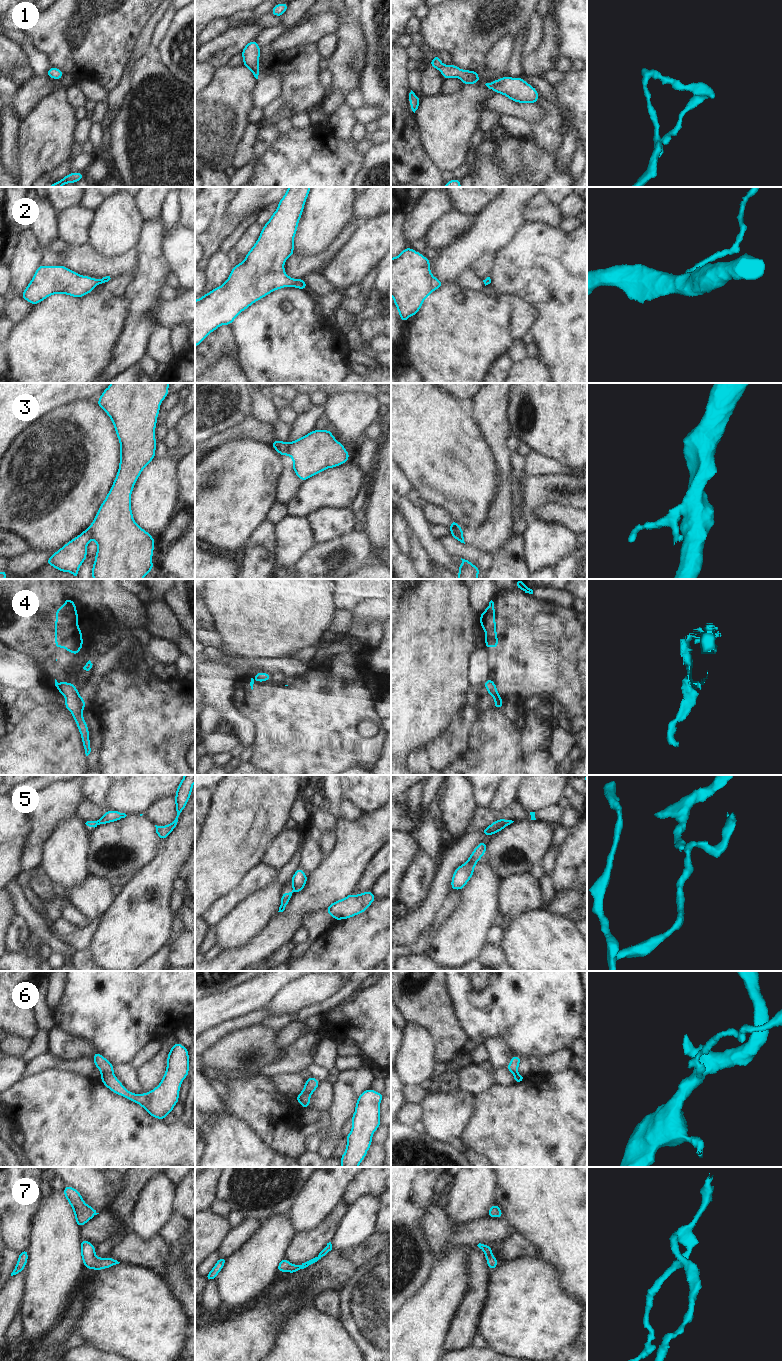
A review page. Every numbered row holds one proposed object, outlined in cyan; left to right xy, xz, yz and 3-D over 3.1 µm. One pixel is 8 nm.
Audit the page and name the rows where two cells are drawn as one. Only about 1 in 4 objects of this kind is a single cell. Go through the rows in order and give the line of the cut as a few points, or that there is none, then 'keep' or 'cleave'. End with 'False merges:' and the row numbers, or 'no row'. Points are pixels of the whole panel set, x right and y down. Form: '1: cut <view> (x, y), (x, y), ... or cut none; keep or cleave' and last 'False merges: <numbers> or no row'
1: cut none; keep
2: cut none; keep
3: cut yz (450, 531), (462, 533); cleave
4: cut xy (65, 682), (57, 687); cleave
5: cut xy (96, 821), (98, 824); cleave
6: cut xy (101, 1073), (113, 1075); cleave
7: cut none; keep
False merges: 3, 4, 5, 6

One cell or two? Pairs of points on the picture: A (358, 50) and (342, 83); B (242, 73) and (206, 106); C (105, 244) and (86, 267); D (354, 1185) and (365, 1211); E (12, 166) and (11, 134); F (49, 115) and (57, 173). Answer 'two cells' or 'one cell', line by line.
A: one cell
B: one cell
C: two cells
D: two cells
E: one cell
F: two cells

